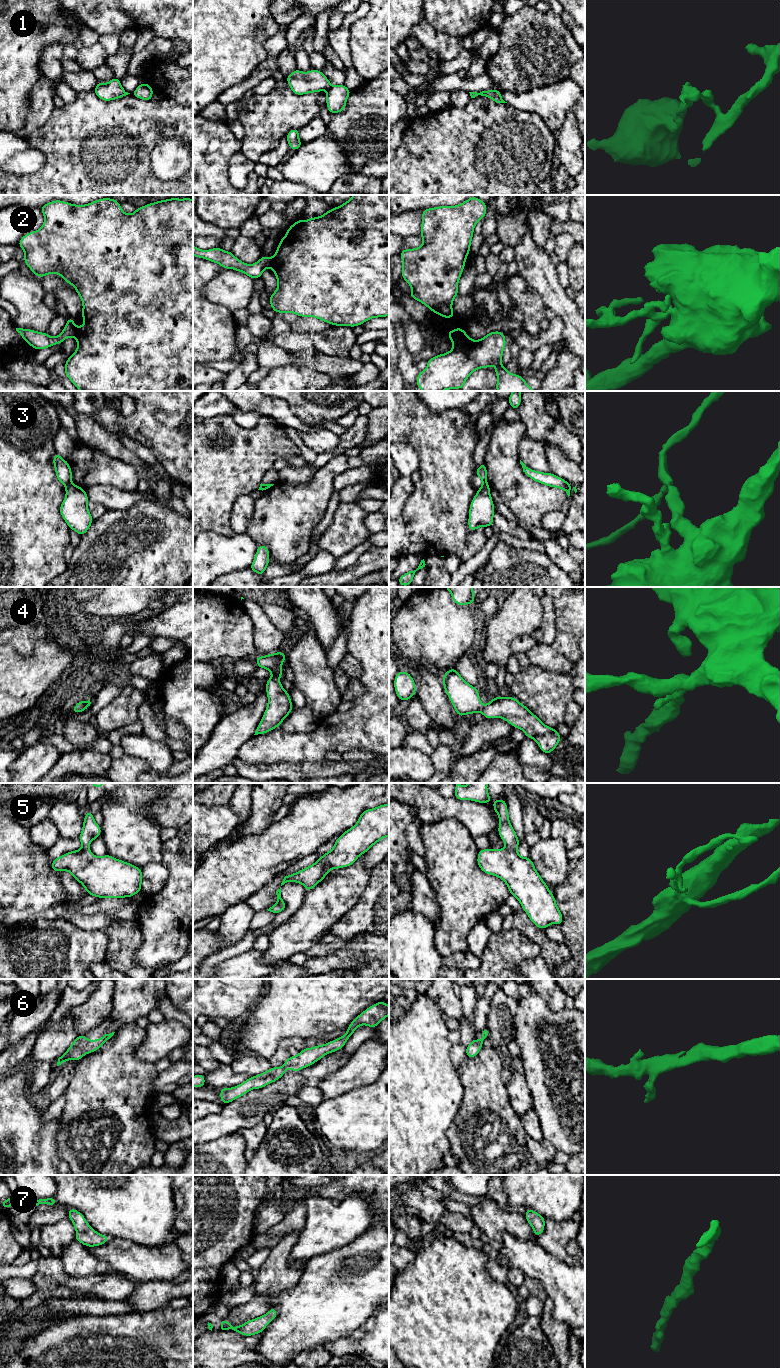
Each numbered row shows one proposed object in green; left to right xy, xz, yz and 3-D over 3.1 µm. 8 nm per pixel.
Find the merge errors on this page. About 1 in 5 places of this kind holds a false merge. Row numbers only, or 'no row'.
1, 2, 3

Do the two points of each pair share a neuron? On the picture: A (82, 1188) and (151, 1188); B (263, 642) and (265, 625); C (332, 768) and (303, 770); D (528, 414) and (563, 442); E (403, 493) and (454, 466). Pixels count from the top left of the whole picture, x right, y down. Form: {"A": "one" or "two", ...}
{"A": "one", "B": "one", "C": "one", "D": "one", "E": "two"}

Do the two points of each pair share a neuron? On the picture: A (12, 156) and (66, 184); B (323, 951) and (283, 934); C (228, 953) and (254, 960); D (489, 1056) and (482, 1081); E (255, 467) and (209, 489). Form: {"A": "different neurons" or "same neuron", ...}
{"A": "different neurons", "B": "different neurons", "C": "different neurons", "D": "same neuron", "E": "same neuron"}

